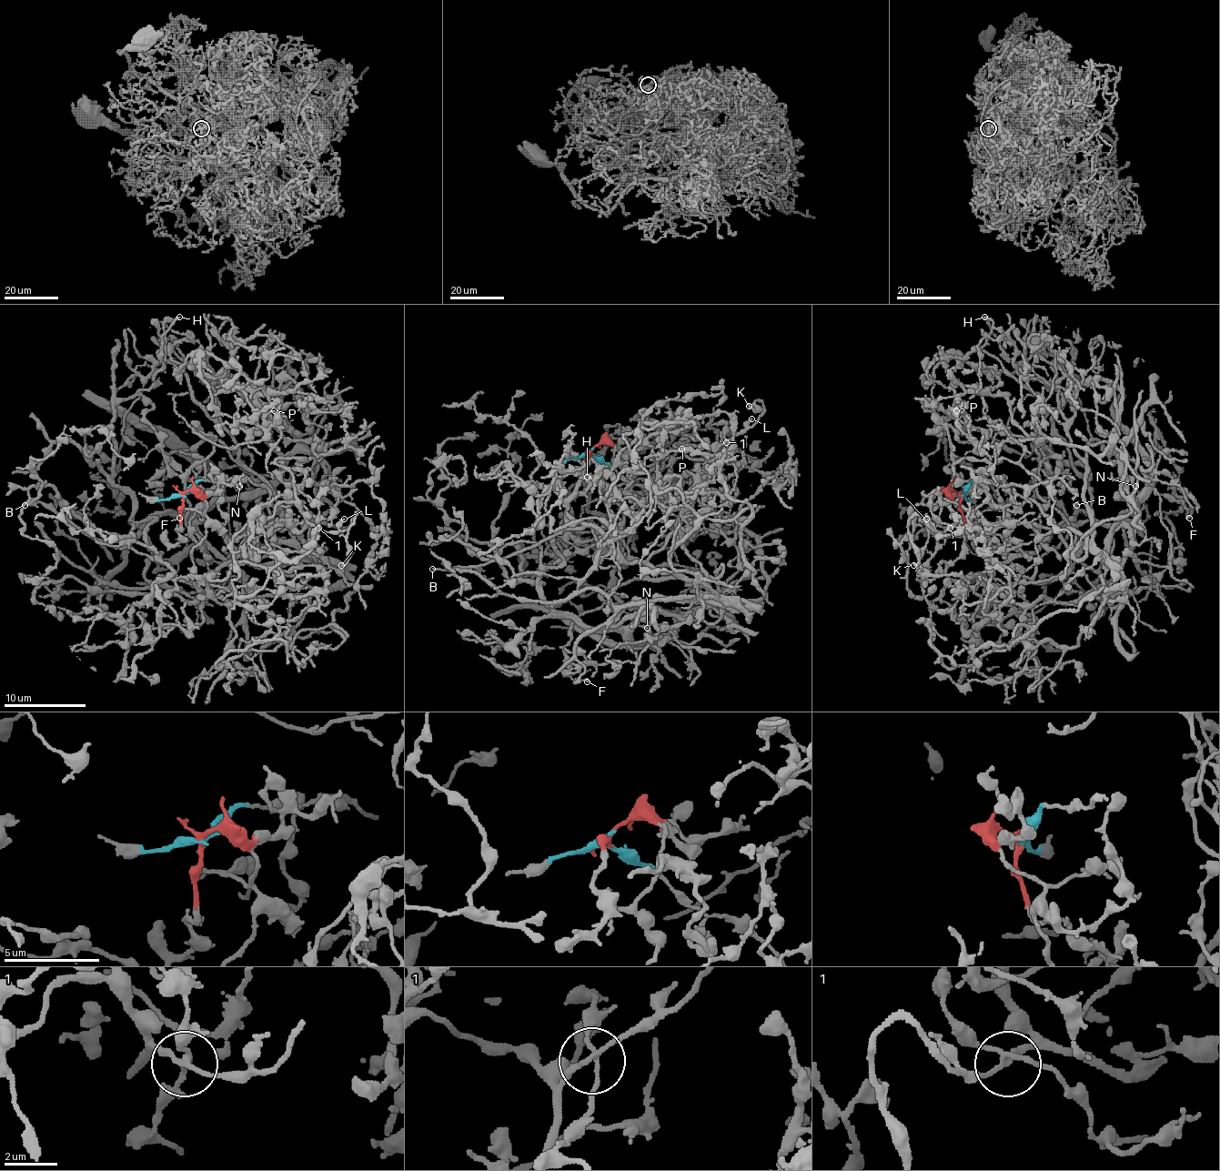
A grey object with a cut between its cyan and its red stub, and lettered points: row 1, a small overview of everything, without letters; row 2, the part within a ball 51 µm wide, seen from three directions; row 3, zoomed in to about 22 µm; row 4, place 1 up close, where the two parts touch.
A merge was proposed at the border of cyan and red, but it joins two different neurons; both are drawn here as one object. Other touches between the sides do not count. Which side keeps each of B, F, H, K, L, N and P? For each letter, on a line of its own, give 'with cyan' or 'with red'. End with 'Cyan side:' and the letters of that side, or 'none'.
B: with red
F: with red
H: with cyan
K: with red
L: with red
N: with red
P: with red
Cyan side: H

